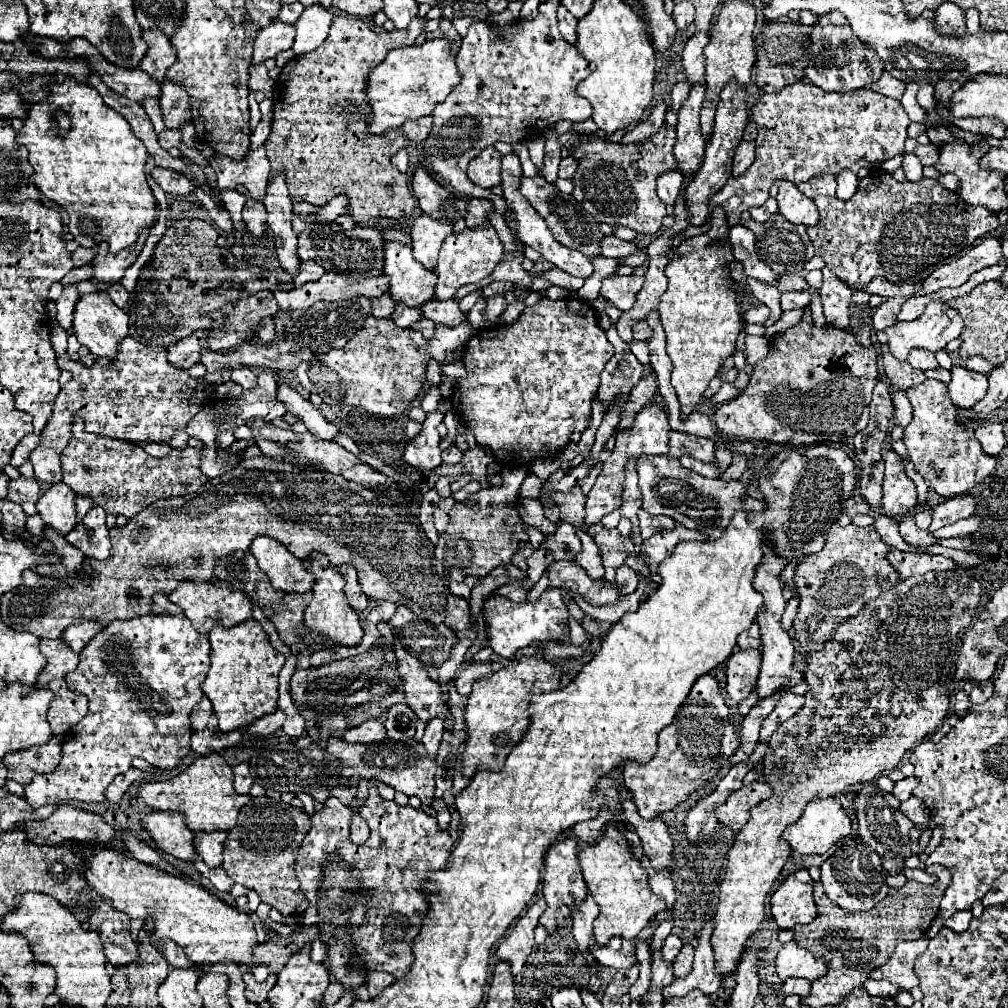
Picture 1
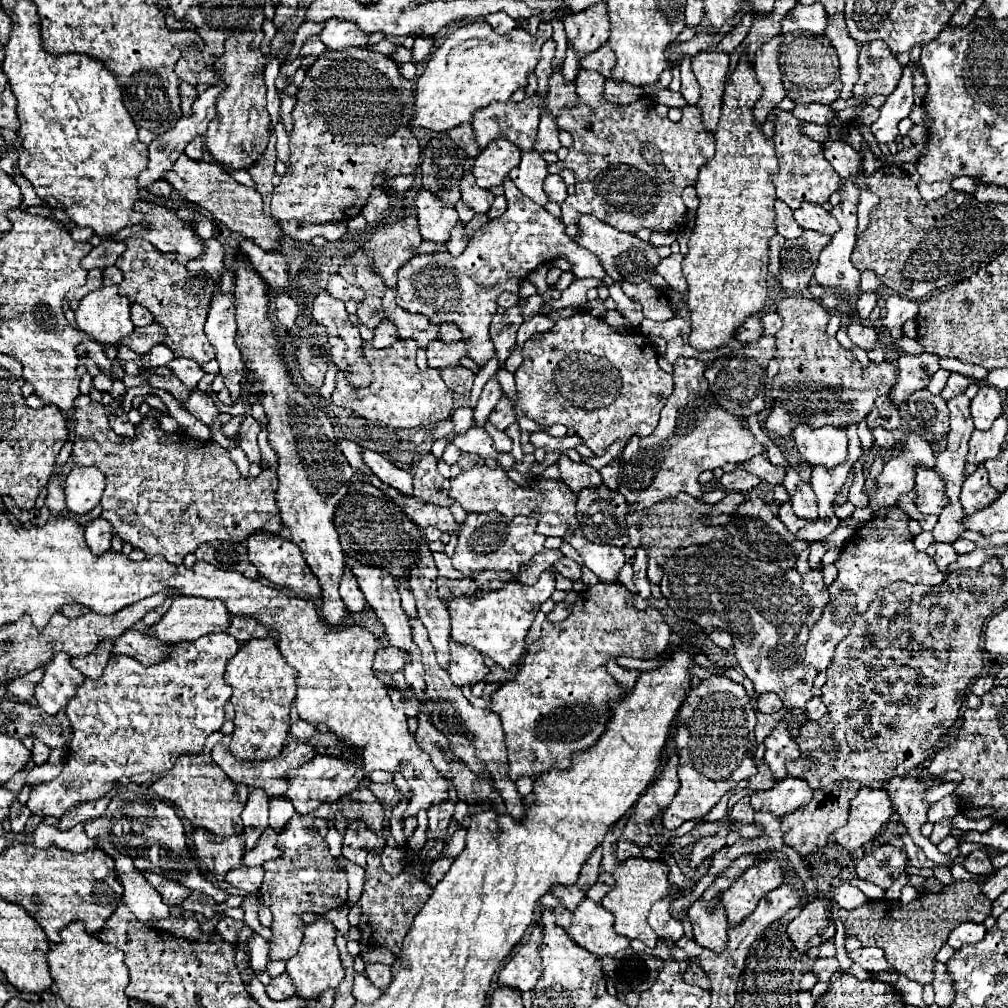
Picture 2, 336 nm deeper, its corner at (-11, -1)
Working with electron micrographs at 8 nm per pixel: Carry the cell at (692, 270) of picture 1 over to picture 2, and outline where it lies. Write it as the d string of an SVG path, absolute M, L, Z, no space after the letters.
M743 53L739 57L739 63L735 67L735 71L731 75L725 77L725 93L723 93L723 107L721 107L721 119L719 119L719 125L715 129L715 155L701 167L699 171L699 177L697 177L697 183L695 183L695 189L697 189L697 197L701 201L699 209L697 209L697 221L695 221L695 227L693 227L693 233L691 233L691 239L689 239L689 253L685 255L685 261L683 261L683 275L687 279L687 285L689 285L689 291L687 291L687 305L689 305L689 313L691 313L691 335L689 335L689 345L699 349L699 351L713 351L717 347L723 347L725 343L729 343L731 339L735 339L735 331L737 327L753 313L761 311L765 307L765 299L767 299L767 265L769 265L769 239L775 235L775 211L773 211L773 203L775 203L775 185L771 181L771 177L775 173L779 173L779 159L777 159L777 153L775 153L775 147L773 147L773 139L767 139L763 135L763 129L761 125L753 119L753 107L755 107L755 101L759 99L761 95L761 85L757 83L757 77L755 77L755 69L751 67L751 63L747 61L747 55Z

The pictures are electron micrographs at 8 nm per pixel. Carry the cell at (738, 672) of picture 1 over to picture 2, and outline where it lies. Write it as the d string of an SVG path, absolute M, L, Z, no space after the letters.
M763 693L763 695L759 695L759 699L757 699L757 709L761 711L761 713L775 713L775 711L779 711L783 707L783 703L781 703L781 699L775 695L775 693Z

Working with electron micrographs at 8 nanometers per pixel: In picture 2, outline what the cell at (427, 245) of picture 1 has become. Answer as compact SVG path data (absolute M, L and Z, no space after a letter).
M421 189L417 193L415 207L417 207L417 221L419 221L419 231L423 239L435 241L435 243L447 243L451 229L459 221L455 207L449 203L443 203L427 189Z

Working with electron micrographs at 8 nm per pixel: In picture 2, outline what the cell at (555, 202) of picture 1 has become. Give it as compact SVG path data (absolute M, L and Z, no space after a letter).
M585 215L579 221L581 227L581 235L577 239L577 245L589 249L591 253L595 253L603 265L603 269L607 271L607 275L613 281L627 281L627 283L641 283L641 281L649 281L651 275L655 275L655 267L659 265L661 257L657 255L657 251L647 243L641 241L639 237L631 235L631 233L623 233L613 229L611 225L595 219L593 215Z

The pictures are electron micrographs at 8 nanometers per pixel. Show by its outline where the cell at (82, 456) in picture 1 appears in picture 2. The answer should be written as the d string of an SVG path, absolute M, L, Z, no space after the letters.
M79 395L75 399L75 421L73 463L79 467L93 465L107 475L107 487L101 497L101 517L113 525L113 533L131 543L135 549L145 551L147 557L163 555L169 563L181 565L187 553L195 553L201 543L209 543L213 539L243 543L259 529L281 533L283 523L275 503L275 491L279 483L275 479L275 469L265 469L257 479L245 479L239 475L227 449L213 441L189 439L183 431L167 433L161 429L157 417L143 417L143 421L137 425L137 441L119 437L107 423L105 407L91 401L87 395Z

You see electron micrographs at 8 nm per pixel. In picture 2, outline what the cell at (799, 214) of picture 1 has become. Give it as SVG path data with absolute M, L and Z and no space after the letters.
M803 203L803 207L793 213L793 217L803 229L819 231L825 235L833 235L839 231L839 223L835 221L835 217L815 203Z

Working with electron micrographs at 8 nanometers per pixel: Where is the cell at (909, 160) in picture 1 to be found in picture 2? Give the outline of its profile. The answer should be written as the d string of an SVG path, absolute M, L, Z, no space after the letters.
M921 181L919 185L919 193L923 199L927 201L933 201L933 199L939 199L943 195L947 195L951 191L951 183L949 181L935 181L935 183L925 183Z

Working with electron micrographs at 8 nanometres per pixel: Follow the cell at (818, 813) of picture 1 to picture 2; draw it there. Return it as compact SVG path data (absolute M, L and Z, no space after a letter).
M863 787L851 801L851 813L847 825L835 831L835 841L839 849L855 851L867 841L873 841L883 825L891 819L895 807L885 789Z

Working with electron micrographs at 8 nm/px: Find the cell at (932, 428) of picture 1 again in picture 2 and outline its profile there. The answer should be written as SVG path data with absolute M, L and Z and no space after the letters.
M979 465L968 476L961 489L960 501L965 515L973 515L985 507L989 507L999 495L995 495L995 489L991 487L987 469L983 465Z

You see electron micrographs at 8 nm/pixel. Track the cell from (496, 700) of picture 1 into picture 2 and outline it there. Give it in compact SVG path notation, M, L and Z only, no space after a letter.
M597 583L579 593L577 603L567 619L559 623L545 621L543 635L535 641L515 679L503 683L491 697L489 709L499 715L505 731L505 743L509 753L509 775L517 781L523 775L541 775L549 769L569 769L571 757L579 751L587 751L597 745L605 731L607 719L611 719L611 701L623 699L623 689L615 677L607 671L607 661L617 657L633 659L657 659L669 647L671 629L657 609L639 611L633 605L629 589L621 583Z

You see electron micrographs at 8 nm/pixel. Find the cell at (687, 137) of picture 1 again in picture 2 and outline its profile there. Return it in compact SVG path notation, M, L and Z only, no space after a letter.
M699 51L691 59L691 69L701 85L699 109L703 113L703 125L713 131L721 113L723 81L729 67L729 55L723 51Z

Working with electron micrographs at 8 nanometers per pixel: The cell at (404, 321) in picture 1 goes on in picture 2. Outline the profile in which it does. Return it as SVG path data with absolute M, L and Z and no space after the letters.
M383 319L377 327L375 327L375 337L373 337L373 347L375 349L383 349L383 347L389 347L391 343L397 341L397 335L395 335L395 325L387 319Z

